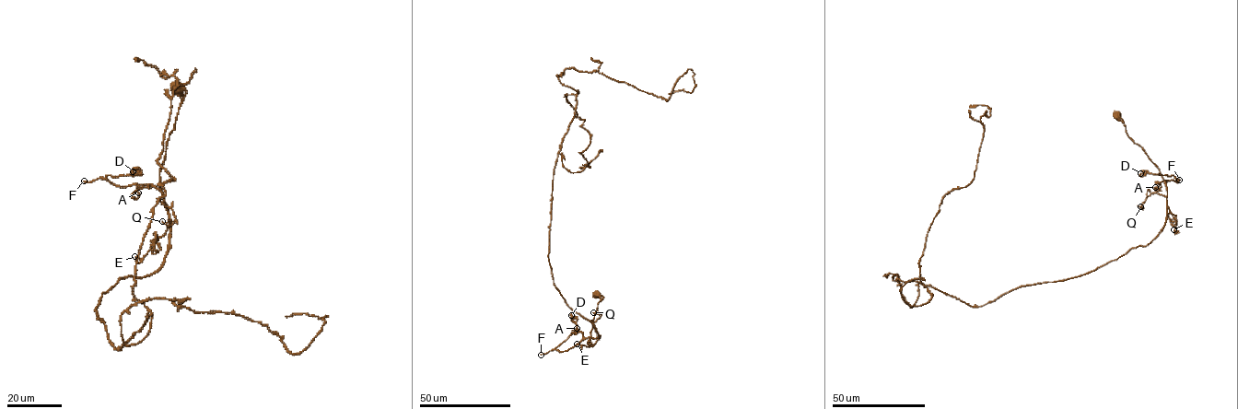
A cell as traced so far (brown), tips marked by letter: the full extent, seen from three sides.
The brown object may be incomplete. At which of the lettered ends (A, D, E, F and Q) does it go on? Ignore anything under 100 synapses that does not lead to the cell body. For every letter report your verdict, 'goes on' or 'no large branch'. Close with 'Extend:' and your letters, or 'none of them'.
A: no large branch
D: no large branch
E: no large branch
F: no large branch
Q: no large branch
Extend: none of them

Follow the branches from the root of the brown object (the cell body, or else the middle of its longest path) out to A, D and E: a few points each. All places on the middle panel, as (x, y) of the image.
A: (598, 295), (601, 300), (593, 319), (591, 337), (584, 337), (580, 332), (574, 333), (572, 330), (577, 328)
D: (598, 295), (601, 300), (591, 337), (558, 351), (555, 348), (577, 327), (571, 315)
E: (598, 295), (601, 300), (590, 332), (591, 337), (599, 338), (592, 346), (577, 344)

